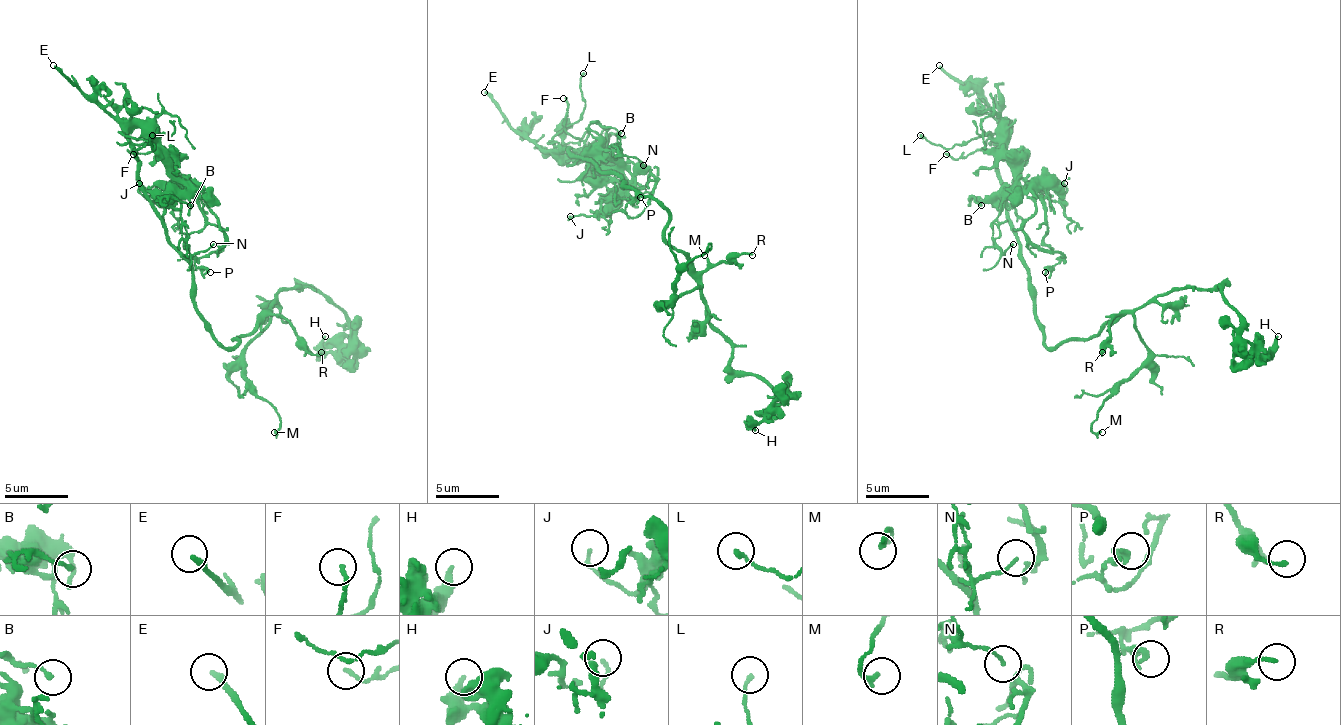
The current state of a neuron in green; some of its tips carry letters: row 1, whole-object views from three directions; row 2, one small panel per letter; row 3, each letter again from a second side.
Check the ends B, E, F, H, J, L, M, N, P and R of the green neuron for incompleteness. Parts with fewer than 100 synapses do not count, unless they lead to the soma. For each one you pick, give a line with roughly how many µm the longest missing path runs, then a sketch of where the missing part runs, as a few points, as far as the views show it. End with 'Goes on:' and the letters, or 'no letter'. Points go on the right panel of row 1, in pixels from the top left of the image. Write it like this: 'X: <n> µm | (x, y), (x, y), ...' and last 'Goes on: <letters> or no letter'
E: 50 µm
Goes on: E

